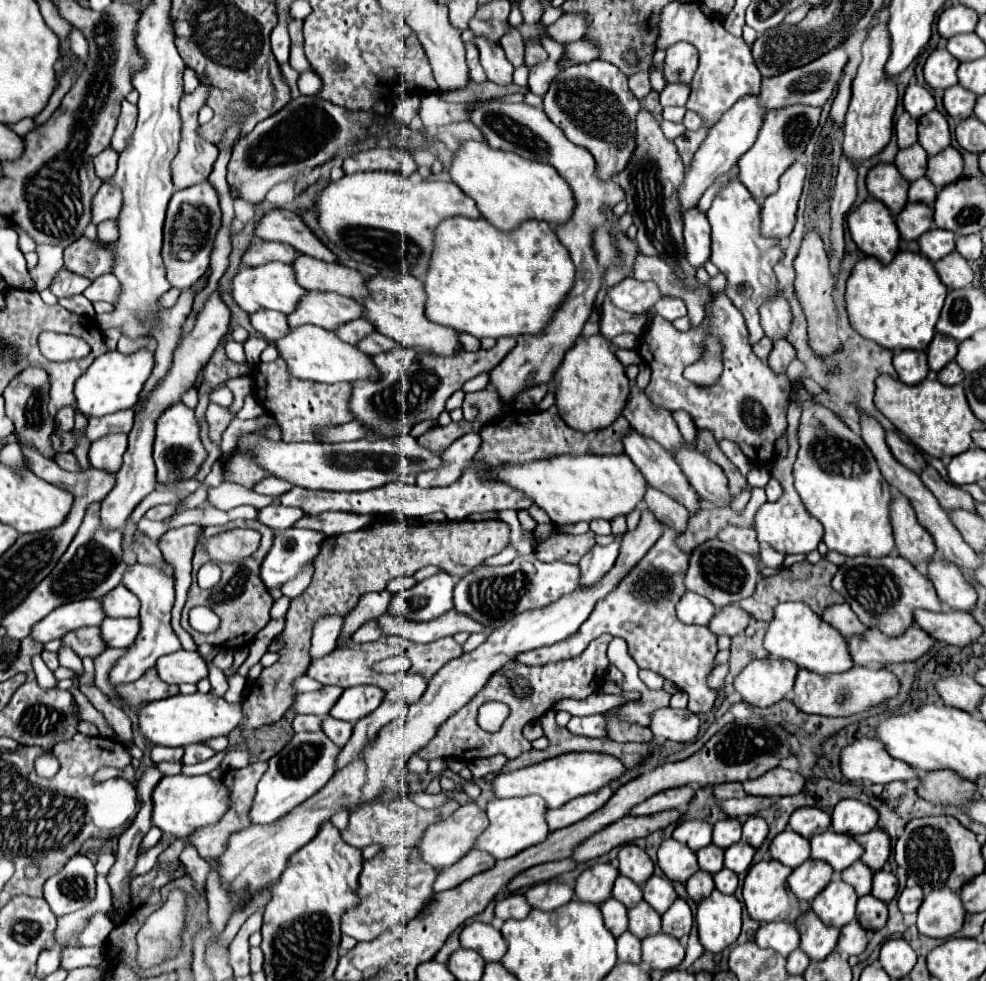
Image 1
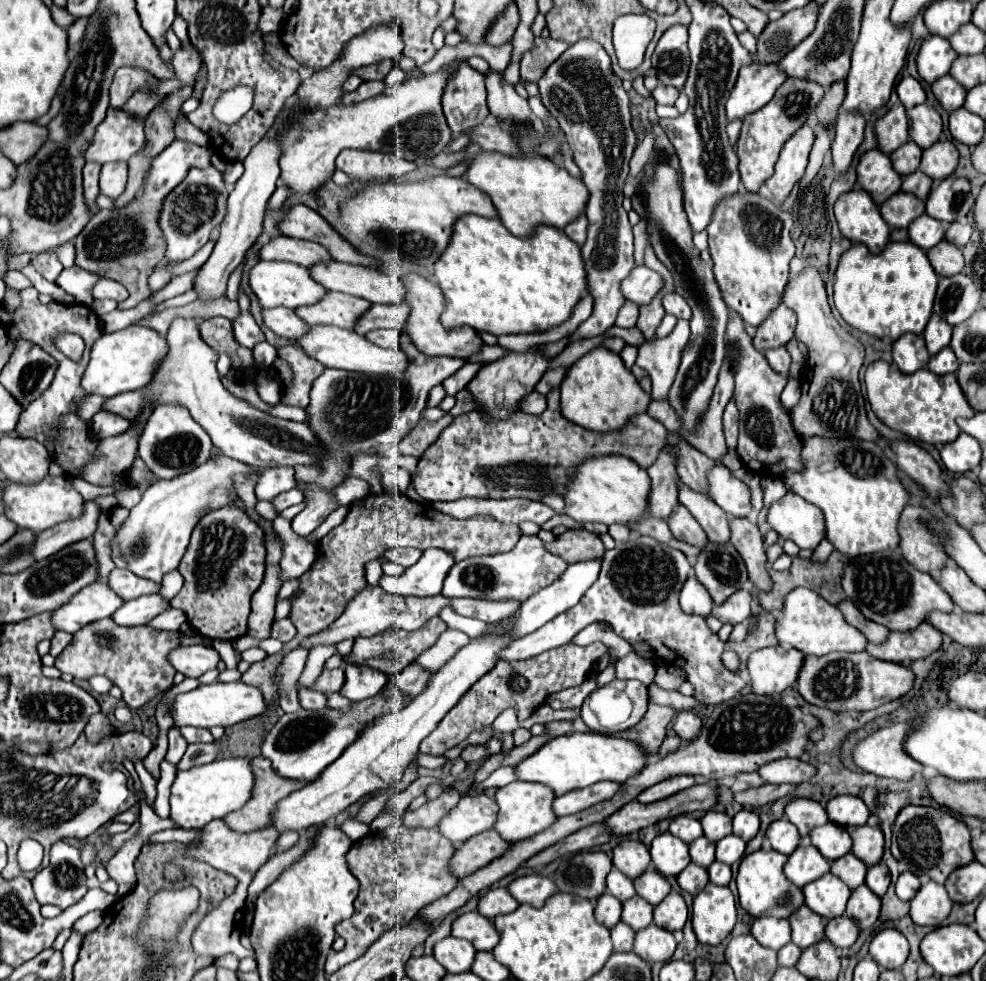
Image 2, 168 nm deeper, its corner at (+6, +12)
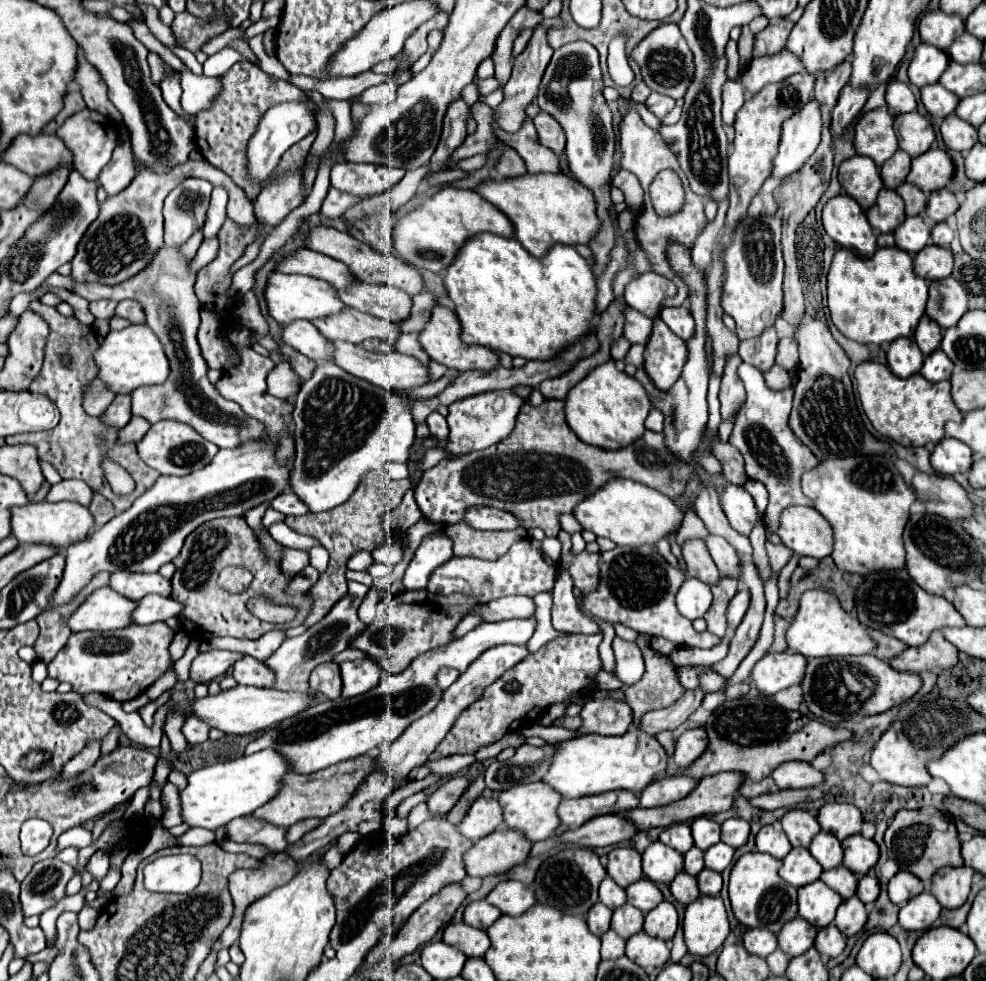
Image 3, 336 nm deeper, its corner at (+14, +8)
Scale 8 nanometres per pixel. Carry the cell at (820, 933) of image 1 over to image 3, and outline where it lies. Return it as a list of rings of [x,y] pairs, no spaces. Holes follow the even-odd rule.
[[[796,917],[780,929],[778,947],[784,949],[784,953],[788,953],[788,957],[802,955],[814,945],[816,933],[818,931],[808,921],[804,921],[802,917]]]

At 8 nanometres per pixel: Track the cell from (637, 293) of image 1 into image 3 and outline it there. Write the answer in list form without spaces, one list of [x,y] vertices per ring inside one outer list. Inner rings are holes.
[[[642,273],[640,277],[636,277],[626,285],[624,301],[632,309],[648,317],[654,317],[660,311],[662,299],[672,297],[674,293],[676,293],[676,285],[666,277],[660,277],[656,273]]]

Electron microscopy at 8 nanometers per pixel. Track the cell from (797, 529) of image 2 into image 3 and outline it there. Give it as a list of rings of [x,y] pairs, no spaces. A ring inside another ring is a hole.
[[[786,507],[780,515],[778,537],[798,555],[824,559],[832,553],[832,529],[812,507]]]

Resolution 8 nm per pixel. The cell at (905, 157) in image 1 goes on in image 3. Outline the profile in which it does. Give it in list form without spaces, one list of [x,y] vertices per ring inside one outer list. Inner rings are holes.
[[[898,149],[898,151],[882,165],[880,175],[882,175],[882,181],[884,181],[884,185],[886,185],[888,189],[896,189],[900,183],[904,183],[906,175],[910,173],[910,161],[912,161],[912,157],[910,157],[906,151]]]

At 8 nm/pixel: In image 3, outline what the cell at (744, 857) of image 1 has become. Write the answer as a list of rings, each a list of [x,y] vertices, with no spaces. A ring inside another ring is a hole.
[[[716,843],[704,853],[706,867],[716,869],[718,873],[722,873],[732,863],[732,857],[734,857],[734,847],[730,847],[726,843]]]

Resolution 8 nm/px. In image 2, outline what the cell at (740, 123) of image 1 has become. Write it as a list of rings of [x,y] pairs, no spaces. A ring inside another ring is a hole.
[[[746,65],[740,69],[738,81],[730,93],[726,103],[728,121],[730,119],[744,119],[746,115],[764,107],[776,93],[776,89],[786,81],[784,73],[780,73],[780,65]]]

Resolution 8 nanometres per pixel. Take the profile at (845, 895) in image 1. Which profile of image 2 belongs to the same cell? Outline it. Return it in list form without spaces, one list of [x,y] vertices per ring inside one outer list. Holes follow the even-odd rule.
[[[832,873],[808,883],[802,891],[806,895],[806,905],[826,919],[840,917],[850,897],[848,885],[844,885],[844,881]]]

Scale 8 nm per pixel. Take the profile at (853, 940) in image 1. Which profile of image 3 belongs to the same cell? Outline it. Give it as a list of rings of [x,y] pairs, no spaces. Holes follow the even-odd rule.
[[[828,925],[828,927],[824,927],[824,929],[818,931],[818,937],[816,937],[814,947],[822,955],[838,957],[844,951],[844,947],[846,947],[846,937],[838,931],[836,925]]]

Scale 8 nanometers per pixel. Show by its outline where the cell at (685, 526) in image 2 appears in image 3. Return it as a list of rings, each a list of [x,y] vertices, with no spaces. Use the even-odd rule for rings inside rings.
[[[688,539],[682,545],[682,557],[686,561],[686,569],[688,569],[690,577],[696,577],[708,585],[712,585],[720,579],[720,571],[714,565],[702,539]]]

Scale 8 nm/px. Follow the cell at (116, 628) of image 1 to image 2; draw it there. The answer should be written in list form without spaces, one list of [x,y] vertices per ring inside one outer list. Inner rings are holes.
[[[142,595],[138,599],[126,601],[114,615],[112,619],[118,625],[146,625],[150,623],[156,615],[164,613],[170,609],[170,603],[162,595]]]

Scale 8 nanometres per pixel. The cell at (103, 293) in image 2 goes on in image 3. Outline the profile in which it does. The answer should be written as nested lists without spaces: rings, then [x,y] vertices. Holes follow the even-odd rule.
[[[108,299],[92,301],[92,303],[90,303],[90,311],[92,311],[92,315],[98,317],[98,319],[110,319],[110,317],[114,315],[112,303],[114,303],[114,301],[108,301]]]

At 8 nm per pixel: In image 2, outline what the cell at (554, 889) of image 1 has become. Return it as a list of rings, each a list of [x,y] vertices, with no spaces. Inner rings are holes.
[[[524,875],[514,879],[508,885],[508,891],[512,893],[512,897],[516,897],[516,901],[522,905],[532,905],[532,907],[540,907],[544,905],[544,901],[556,893],[556,885],[552,879],[542,877],[542,875]]]

